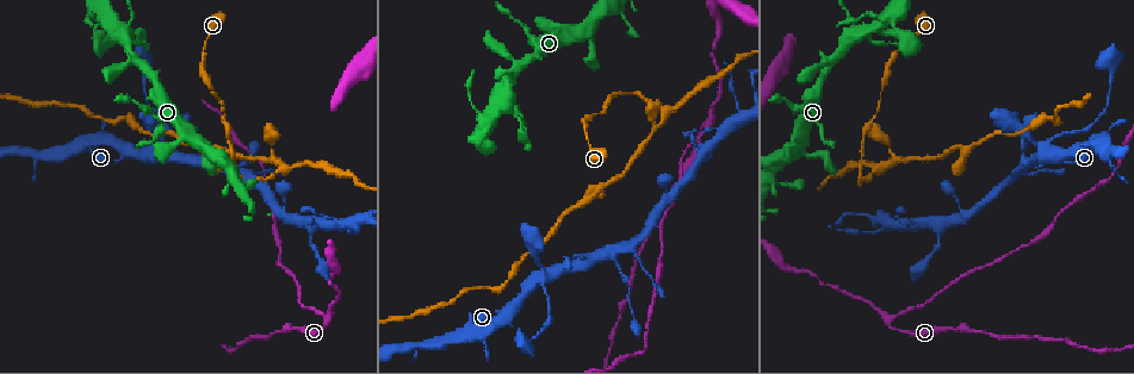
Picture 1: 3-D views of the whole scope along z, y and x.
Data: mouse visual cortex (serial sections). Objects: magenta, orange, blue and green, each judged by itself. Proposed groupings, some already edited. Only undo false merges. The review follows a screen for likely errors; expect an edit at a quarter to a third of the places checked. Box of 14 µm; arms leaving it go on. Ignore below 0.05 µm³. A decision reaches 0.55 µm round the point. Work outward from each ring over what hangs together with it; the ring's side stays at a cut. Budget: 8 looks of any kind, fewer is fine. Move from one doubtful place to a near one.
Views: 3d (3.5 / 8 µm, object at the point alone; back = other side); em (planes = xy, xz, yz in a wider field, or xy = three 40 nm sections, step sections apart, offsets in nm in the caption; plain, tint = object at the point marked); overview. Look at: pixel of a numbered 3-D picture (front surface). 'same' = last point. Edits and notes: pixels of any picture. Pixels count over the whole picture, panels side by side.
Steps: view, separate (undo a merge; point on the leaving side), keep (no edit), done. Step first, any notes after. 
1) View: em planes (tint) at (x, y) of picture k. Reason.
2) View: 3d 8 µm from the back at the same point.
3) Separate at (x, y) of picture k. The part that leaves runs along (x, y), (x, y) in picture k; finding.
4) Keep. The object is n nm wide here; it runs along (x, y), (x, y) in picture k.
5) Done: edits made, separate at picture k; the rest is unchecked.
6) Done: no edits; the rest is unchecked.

View: 3d 3.5 µm at (607, 255) of picture 1. Three arms meet.

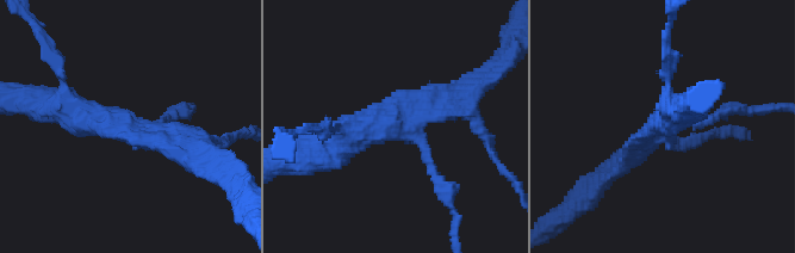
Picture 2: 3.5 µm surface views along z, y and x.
View: em planes (plain) at (403, 120) of picture 2. 3 arms meet here; the arms are 150, 300, 400 nm wide; need the tissue.

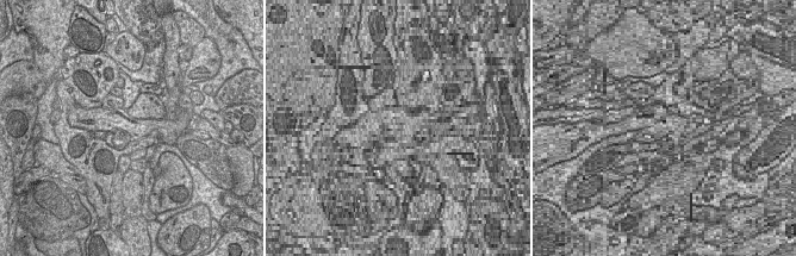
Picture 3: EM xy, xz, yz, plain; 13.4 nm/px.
View: em planes (tint) at the same point. With the object marked.

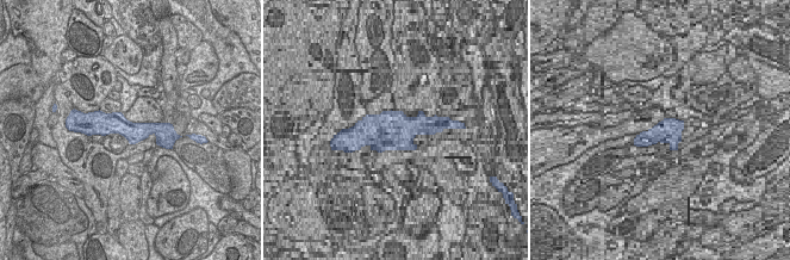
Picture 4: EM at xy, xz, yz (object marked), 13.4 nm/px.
Keep. It runs along (91, 128), (159, 129), (167, 135) in picture 4; continuous, no second cell.

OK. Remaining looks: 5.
View: 3d 3.5 µm at (328, 318) of picture 1. Abrupt turn.

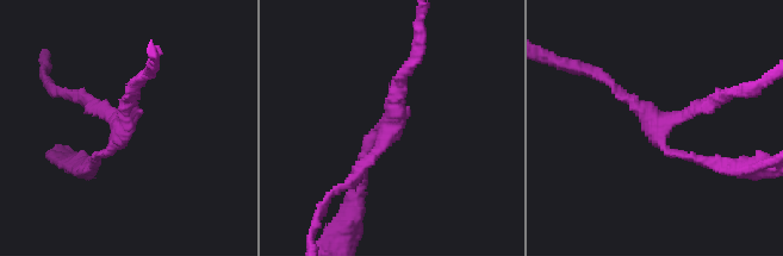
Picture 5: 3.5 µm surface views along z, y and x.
View: em xy step 3 (tint) at (659, 130) of picture 5. Shape alone is not enough.

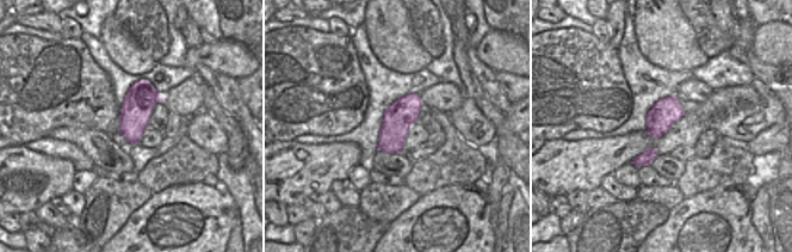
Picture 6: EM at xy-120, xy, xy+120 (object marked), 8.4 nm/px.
Keep. The arms are 150, 150, 150 nm wide; it runs along (94, 161), (119, 135), (119, 117), (84, 99) in picture 5; all the same cell.

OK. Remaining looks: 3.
View: 3d 8 µm at (859, 173) of picture 1. Abrupt turn.

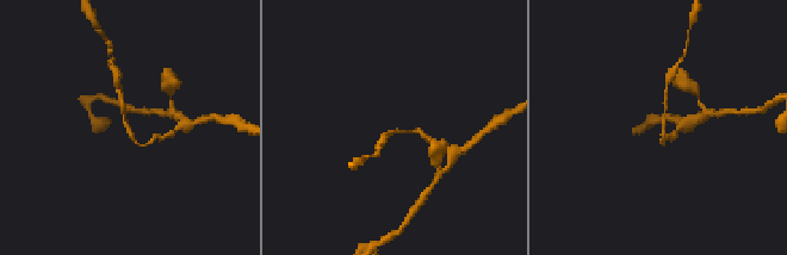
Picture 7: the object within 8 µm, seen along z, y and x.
View: em xy step 5 (tint) at (127, 130) of picture 7. The arms are 100, 150 nm wide; now the EM.

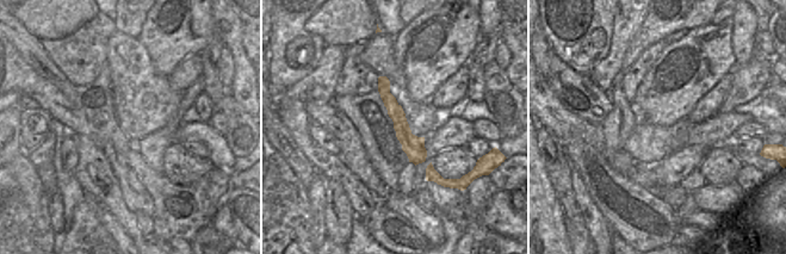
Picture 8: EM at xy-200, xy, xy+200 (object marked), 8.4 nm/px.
Keep. It runs along (382, 79), (384, 93), (419, 160) in picture 8; one cell here.

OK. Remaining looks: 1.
Done: no edits; the rest is unchecked.

